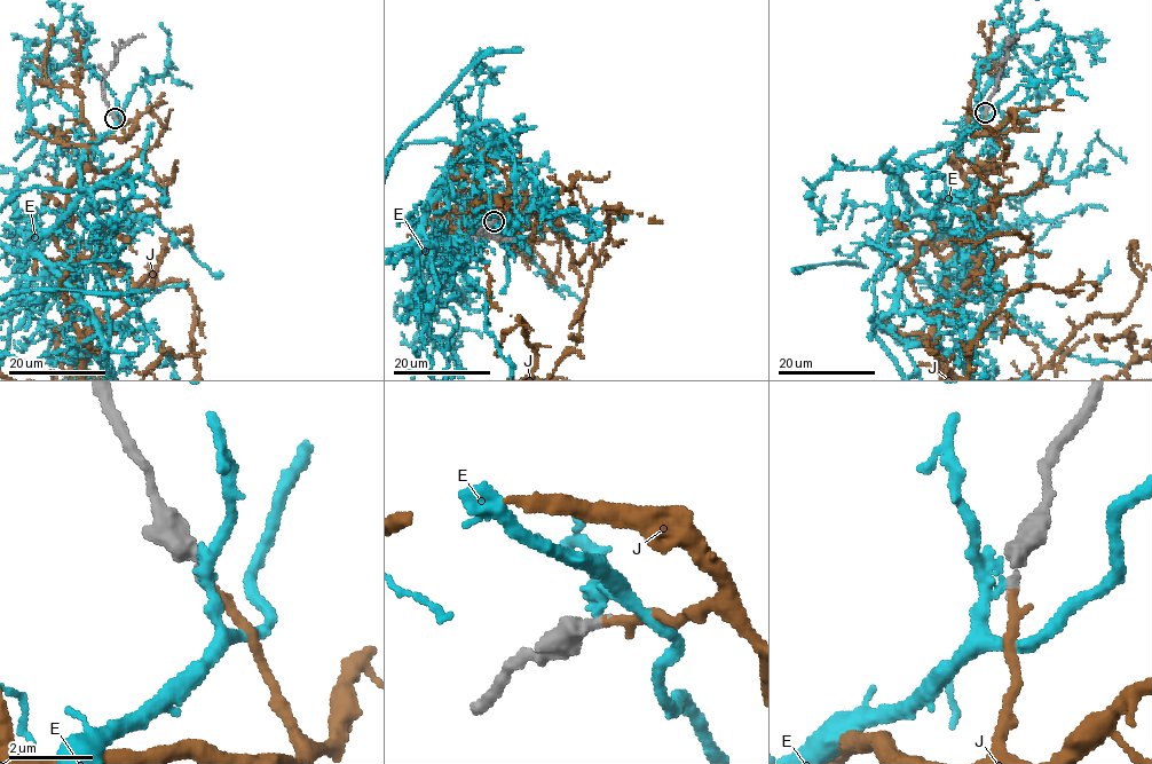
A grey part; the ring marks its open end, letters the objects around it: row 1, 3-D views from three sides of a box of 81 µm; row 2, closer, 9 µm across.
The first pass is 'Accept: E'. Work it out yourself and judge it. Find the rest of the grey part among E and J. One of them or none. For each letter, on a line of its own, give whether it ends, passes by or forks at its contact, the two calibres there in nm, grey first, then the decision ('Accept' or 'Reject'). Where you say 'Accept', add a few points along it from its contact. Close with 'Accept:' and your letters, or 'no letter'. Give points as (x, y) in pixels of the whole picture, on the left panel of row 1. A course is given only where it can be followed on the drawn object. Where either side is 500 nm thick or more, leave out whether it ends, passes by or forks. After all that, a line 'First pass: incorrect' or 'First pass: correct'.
E: It passes by. Thickness 320 nm (grey) against 280 nm. Reject
J: It ends there. Thickness 260 nm (grey) against 240 nm. Accept
Accept: J
First pass: incorrect

